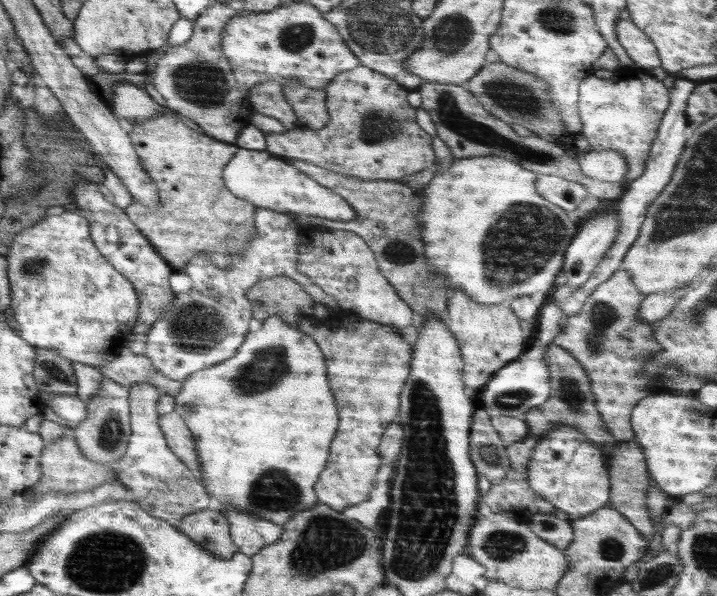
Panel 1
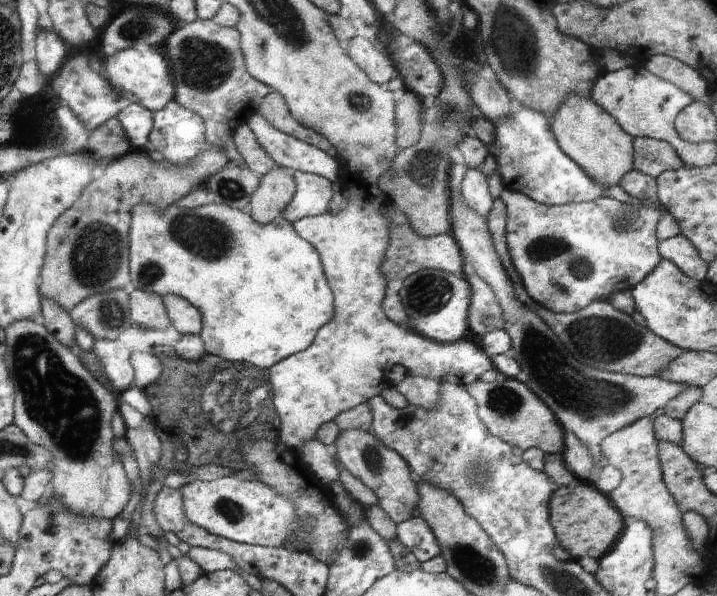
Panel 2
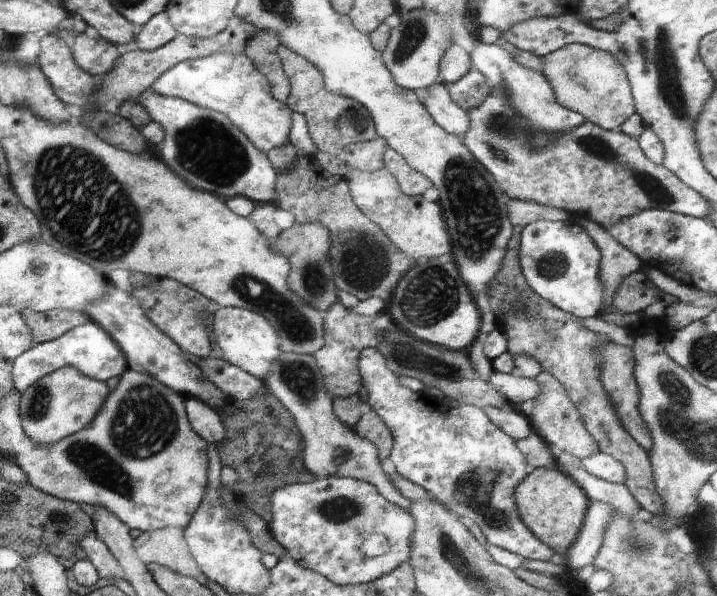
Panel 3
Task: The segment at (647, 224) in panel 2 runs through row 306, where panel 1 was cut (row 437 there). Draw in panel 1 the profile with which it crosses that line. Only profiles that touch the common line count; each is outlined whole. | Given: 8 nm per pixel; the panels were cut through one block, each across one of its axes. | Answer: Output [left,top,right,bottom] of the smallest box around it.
[527,426,611,521]

